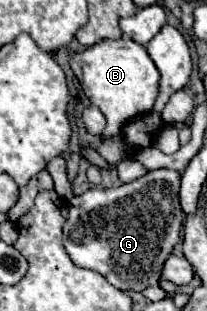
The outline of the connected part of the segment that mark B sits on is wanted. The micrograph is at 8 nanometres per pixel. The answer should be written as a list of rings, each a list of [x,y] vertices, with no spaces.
[[[122,37],[116,41],[102,39],[96,45],[74,53],[70,59],[70,67],[80,81],[84,95],[106,117],[106,127],[100,133],[102,139],[114,137],[126,121],[150,111],[158,95],[160,73],[154,61],[150,59],[148,51],[142,45],[134,43],[128,37]]]

